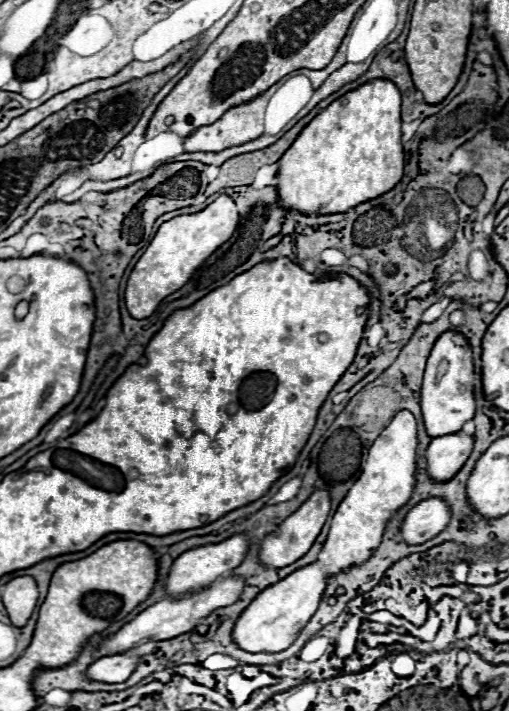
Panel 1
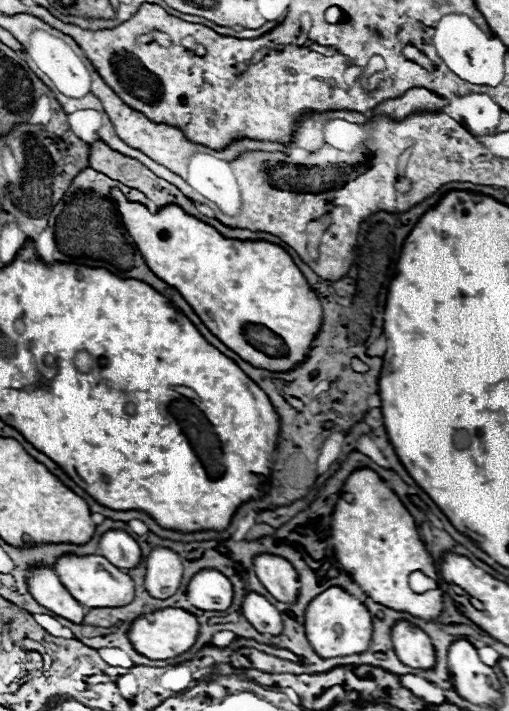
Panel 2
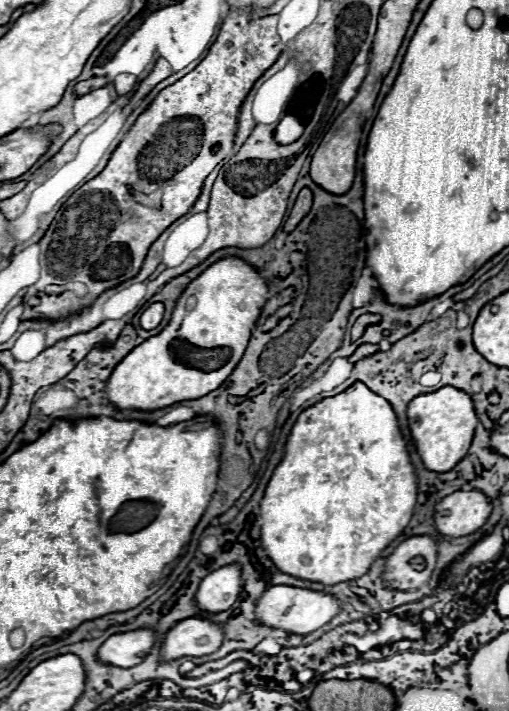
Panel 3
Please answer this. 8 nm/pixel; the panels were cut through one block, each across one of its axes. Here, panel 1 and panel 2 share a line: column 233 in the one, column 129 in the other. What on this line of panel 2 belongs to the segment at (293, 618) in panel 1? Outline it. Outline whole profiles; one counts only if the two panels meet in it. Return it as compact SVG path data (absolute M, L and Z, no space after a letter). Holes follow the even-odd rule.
M164 608L164 610L156 610L156 614L150 616L150 620L146 620L144 616L138 618L132 624L128 636L138 654L150 660L168 660L168 658L176 658L188 652L194 646L198 632L200 632L200 622L194 614L180 608Z

